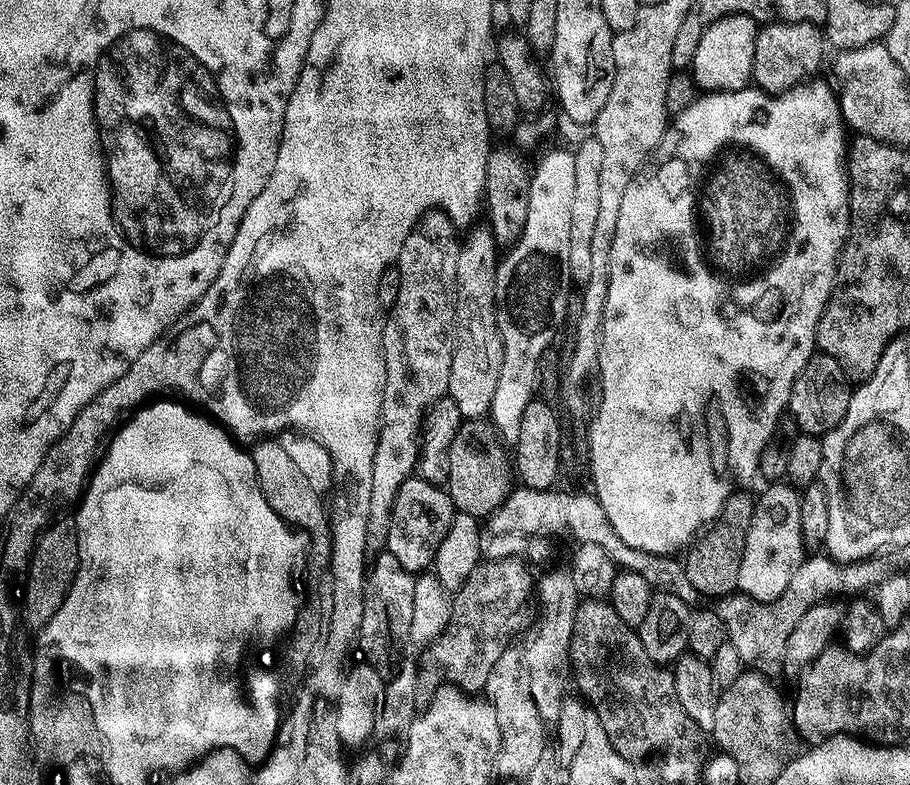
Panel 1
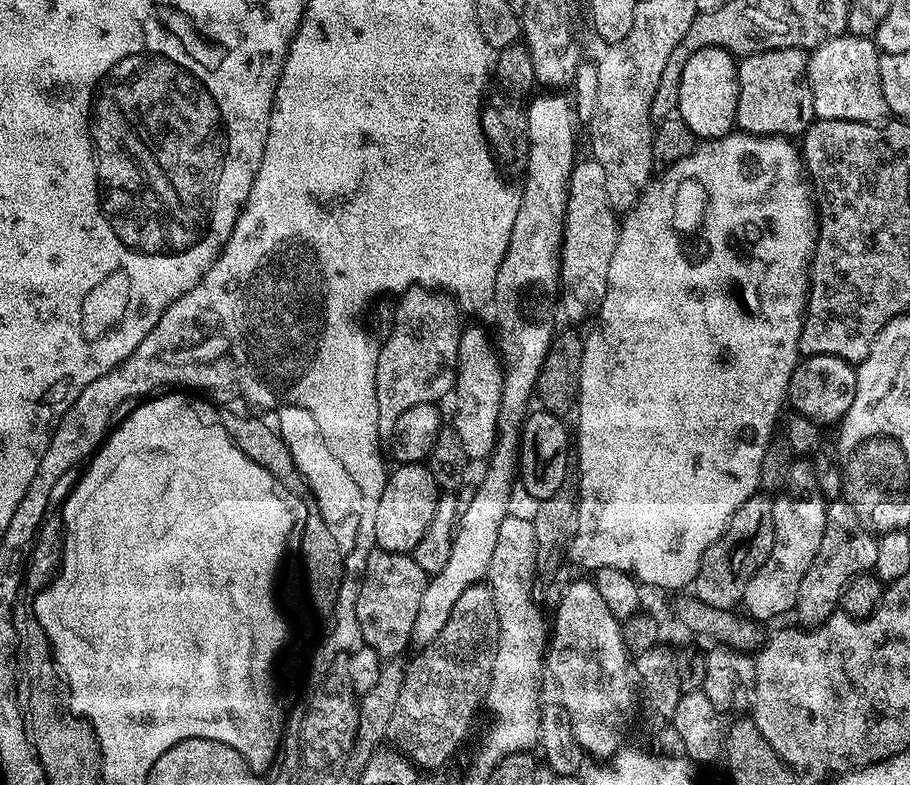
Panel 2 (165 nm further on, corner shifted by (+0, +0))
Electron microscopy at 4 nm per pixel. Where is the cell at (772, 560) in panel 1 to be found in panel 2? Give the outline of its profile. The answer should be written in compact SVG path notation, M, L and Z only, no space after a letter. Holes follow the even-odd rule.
M804 458L797 459L790 470L787 484L772 500L774 546L754 578L746 582L742 608L753 621L776 620L795 609L798 586L802 586L802 577L806 575L806 570L810 570L810 562L814 562L814 554L818 554L818 546L822 543L827 509L828 504L820 493L811 463Z

